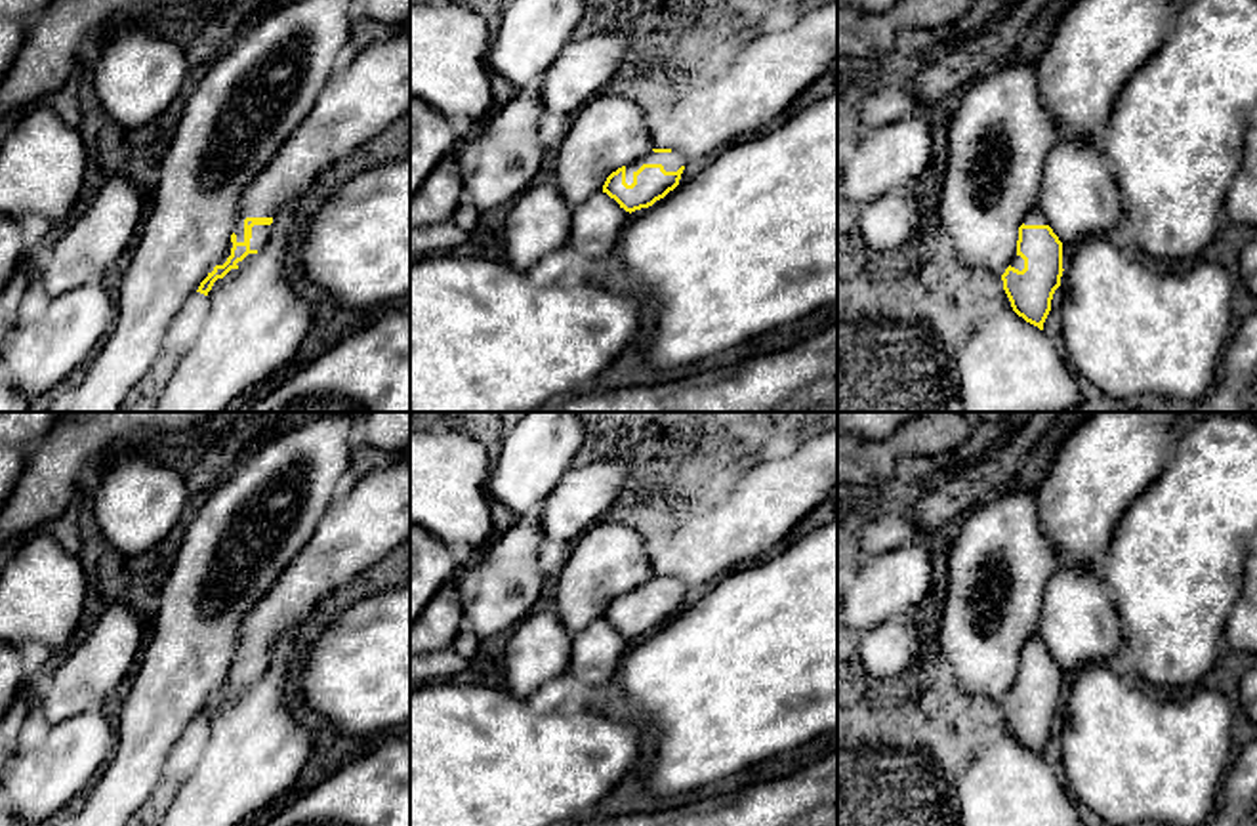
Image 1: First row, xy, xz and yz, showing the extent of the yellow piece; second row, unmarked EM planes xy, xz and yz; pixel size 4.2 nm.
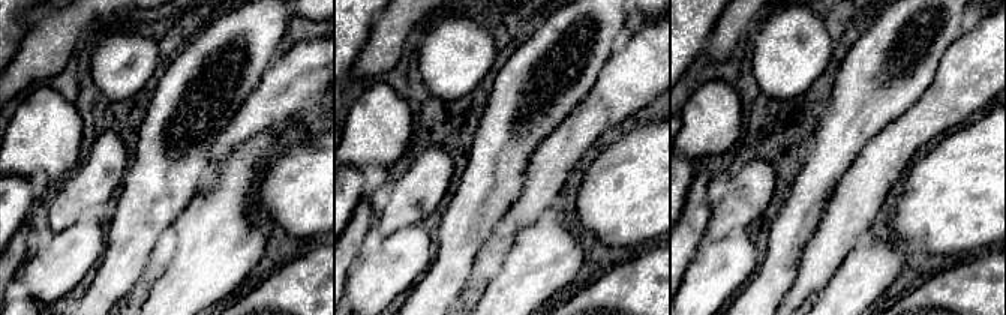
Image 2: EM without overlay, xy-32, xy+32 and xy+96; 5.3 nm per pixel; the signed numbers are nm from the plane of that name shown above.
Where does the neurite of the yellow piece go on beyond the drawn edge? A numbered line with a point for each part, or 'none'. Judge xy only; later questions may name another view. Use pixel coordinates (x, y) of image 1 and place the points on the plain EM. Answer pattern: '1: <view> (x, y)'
1: xy (370, 516)

